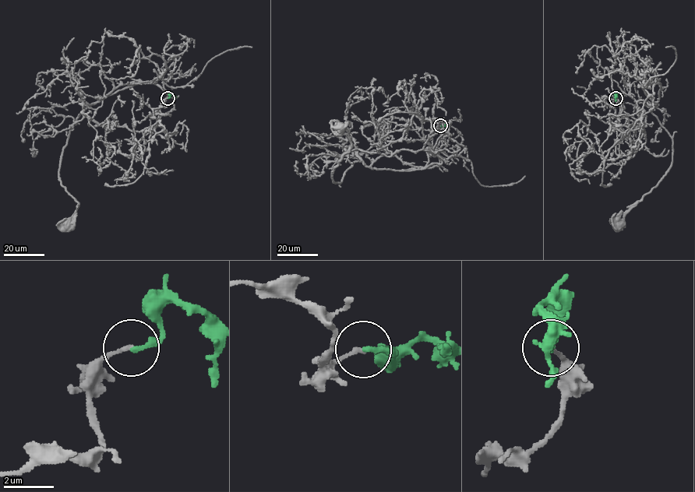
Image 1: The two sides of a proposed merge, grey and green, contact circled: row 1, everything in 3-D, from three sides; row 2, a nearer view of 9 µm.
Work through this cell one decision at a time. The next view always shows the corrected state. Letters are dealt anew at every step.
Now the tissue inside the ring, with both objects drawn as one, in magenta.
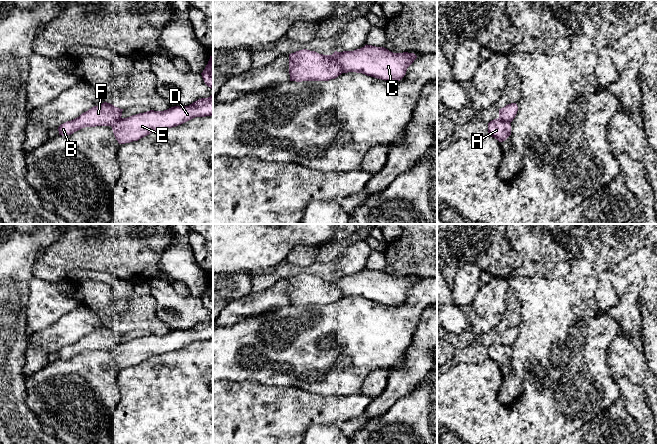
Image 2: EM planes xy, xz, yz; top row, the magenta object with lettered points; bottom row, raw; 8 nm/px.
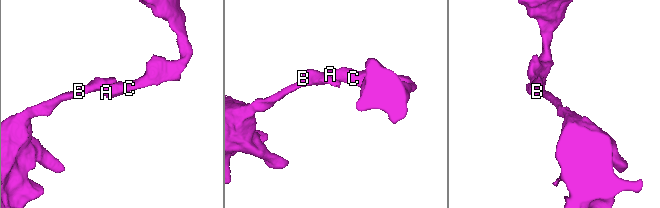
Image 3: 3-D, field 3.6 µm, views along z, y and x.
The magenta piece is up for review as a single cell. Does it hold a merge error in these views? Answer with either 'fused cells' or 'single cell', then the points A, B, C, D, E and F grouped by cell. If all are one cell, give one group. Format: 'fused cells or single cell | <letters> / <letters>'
fused cells | A C D E / B F

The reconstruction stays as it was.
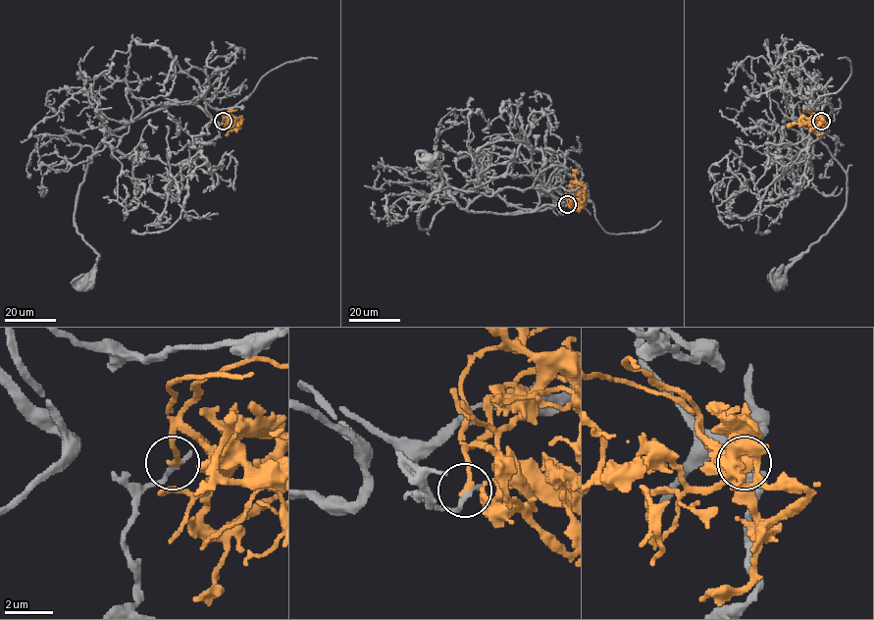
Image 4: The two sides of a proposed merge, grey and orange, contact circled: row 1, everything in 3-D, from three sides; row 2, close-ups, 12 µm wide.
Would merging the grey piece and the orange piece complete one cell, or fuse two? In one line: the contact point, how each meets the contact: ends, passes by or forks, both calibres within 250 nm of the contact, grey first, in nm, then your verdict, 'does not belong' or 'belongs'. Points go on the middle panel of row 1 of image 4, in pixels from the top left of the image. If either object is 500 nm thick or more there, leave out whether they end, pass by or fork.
(567, 204) | grey ends | orange ends | 260/190 nm | does not belong

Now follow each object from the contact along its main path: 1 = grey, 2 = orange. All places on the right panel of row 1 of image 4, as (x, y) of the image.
1: (821, 121), (822, 135), (805, 163), (813, 158), (802, 127), (811, 125), (847, 175), (845, 208), (778, 284)
2: (821, 121), (816, 117), (819, 123), (807, 123), (803, 117), (798, 124), (791, 123), (788, 128)

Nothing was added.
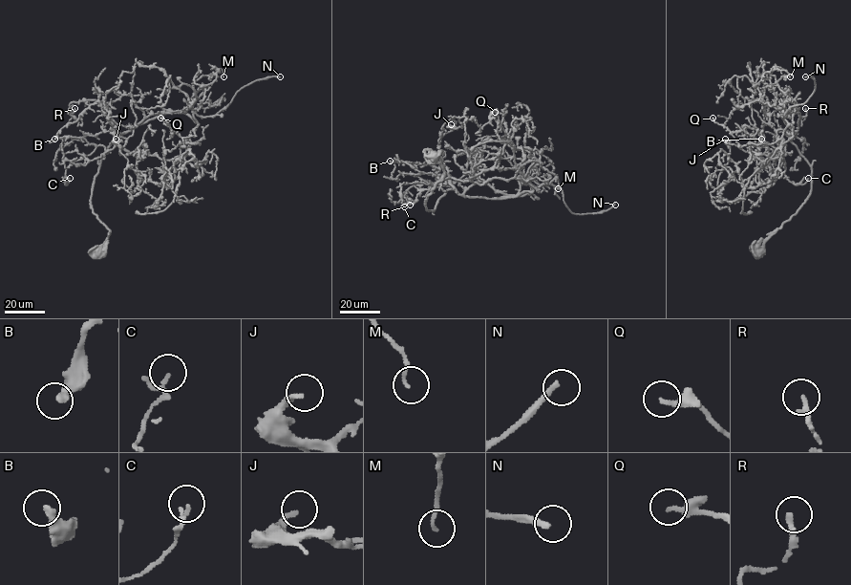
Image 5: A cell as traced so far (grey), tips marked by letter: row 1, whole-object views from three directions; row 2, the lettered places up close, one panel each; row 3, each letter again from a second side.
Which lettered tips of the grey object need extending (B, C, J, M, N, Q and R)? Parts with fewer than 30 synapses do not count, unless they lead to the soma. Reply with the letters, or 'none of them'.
N

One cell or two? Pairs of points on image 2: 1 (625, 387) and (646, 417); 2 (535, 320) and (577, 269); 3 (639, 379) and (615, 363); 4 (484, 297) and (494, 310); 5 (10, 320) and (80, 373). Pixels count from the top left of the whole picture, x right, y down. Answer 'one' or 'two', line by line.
1: one
2: one
3: one
4: one
5: two

